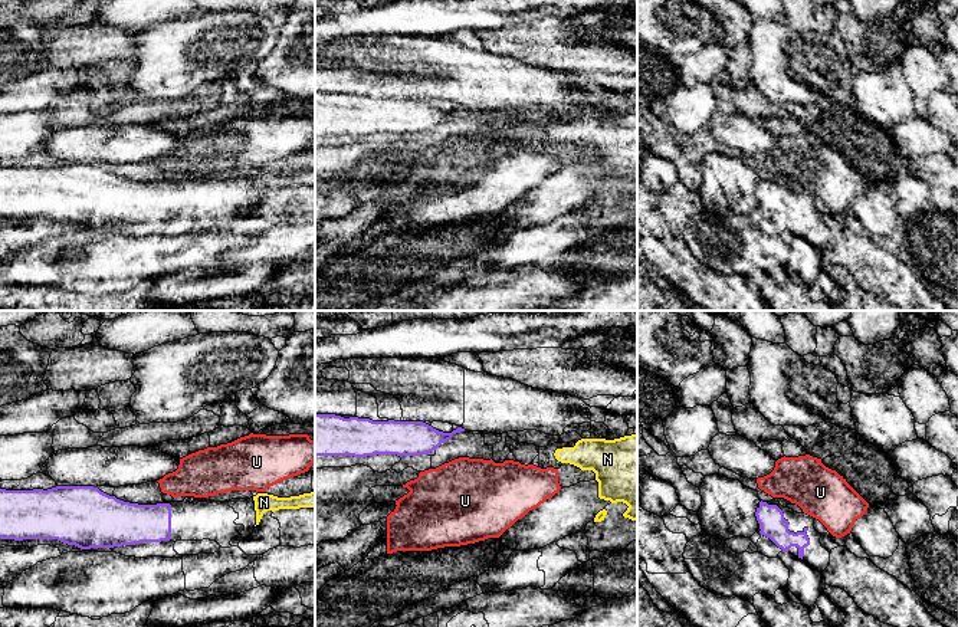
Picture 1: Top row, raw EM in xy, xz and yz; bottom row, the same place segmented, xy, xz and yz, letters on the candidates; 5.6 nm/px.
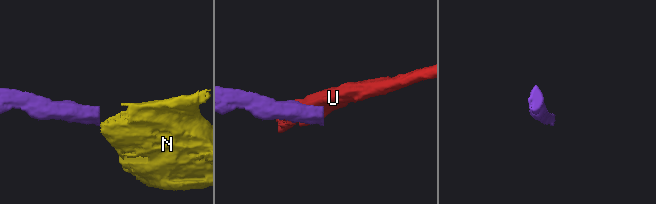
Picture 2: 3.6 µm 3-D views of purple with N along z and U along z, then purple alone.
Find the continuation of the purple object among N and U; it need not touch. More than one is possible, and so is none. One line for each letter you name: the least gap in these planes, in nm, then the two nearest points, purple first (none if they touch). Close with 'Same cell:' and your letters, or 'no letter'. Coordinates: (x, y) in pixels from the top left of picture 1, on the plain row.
N: 460 nm apart; from purple across xy (170, 183), (253, 177)
Same cell: N

